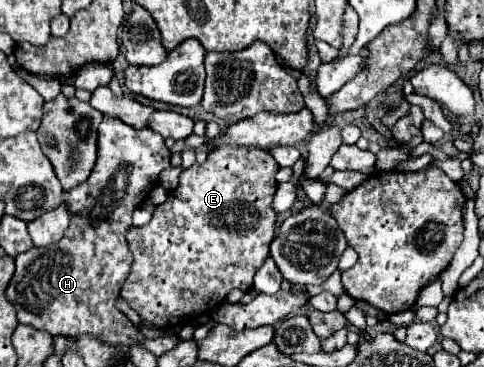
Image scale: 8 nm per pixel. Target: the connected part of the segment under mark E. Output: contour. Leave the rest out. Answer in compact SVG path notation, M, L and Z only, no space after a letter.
M227 145L211 151L203 165L195 163L189 169L185 169L179 177L177 189L173 189L169 193L165 203L157 205L157 209L153 213L153 219L143 227L131 227L127 231L127 243L129 243L129 249L133 253L133 259L135 259L133 269L131 269L131 277L125 281L125 285L121 289L121 297L127 301L127 305L133 311L137 311L141 319L158 327L163 327L168 322L167 319L175 319L175 327L181 327L181 325L191 323L193 317L213 311L217 305L221 305L225 301L229 291L233 291L233 289L249 291L253 287L253 275L265 263L265 259L269 257L269 245L273 241L273 231L275 231L275 223L277 223L277 213L273 211L273 197L275 197L275 191L277 191L277 185L279 185L277 179L275 179L277 171L279 171L279 163L273 159L271 153L259 151L259 149L235 149L235 147L227 147Z

